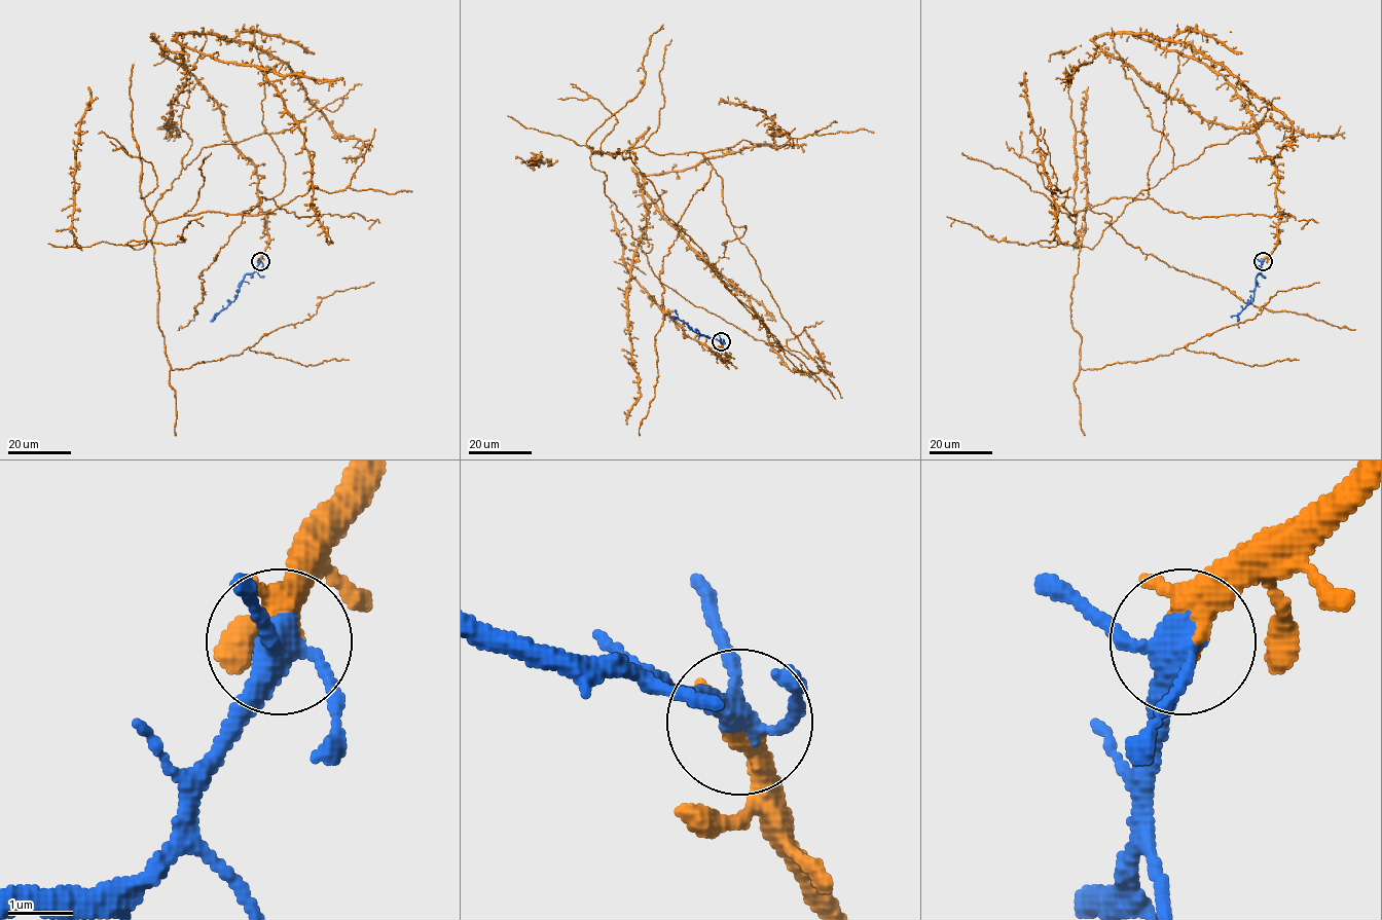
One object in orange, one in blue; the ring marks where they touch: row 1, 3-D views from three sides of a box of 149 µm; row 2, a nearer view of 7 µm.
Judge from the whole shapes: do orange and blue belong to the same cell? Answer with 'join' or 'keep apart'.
join

